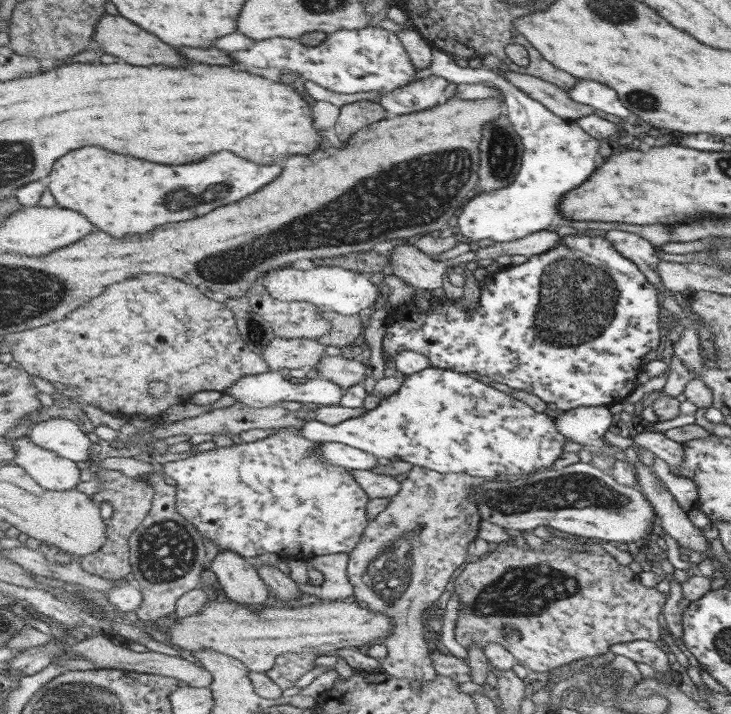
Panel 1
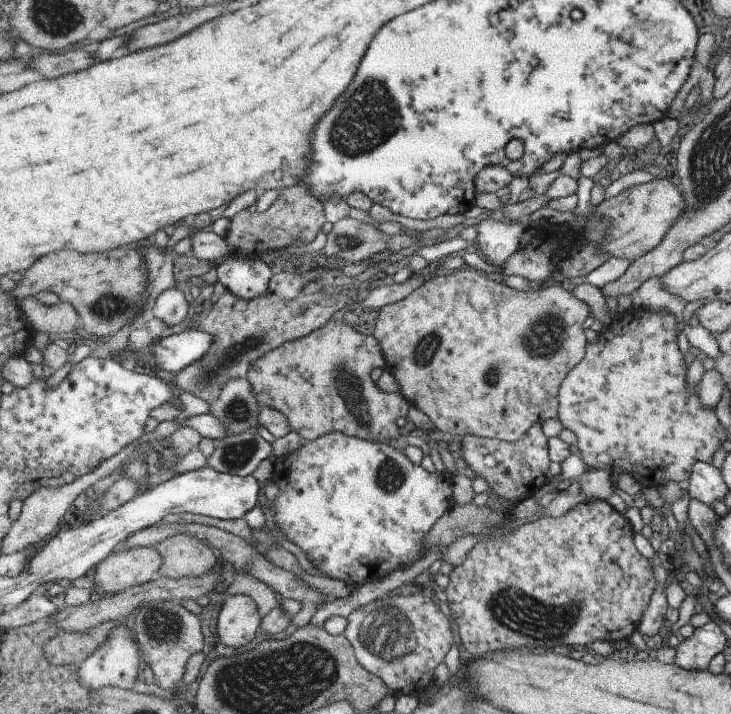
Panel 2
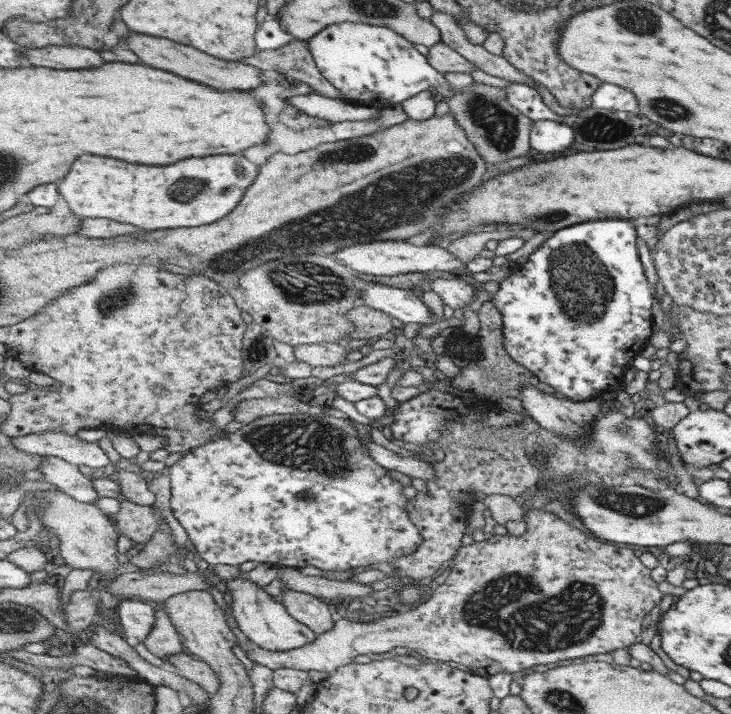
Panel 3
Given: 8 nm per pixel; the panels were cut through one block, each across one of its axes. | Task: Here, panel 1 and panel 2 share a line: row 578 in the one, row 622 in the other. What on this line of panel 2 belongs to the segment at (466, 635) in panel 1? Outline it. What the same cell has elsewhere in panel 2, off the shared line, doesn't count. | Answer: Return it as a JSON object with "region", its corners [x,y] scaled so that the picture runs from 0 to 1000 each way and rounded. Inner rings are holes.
{"region":[[[799,700],[789,704],[770,723],[751,725],[748,723],[732,728],[729,732],[721,732],[711,737],[700,746],[692,746],[677,755],[661,756],[650,762],[640,772],[639,782],[632,791],[620,796],[614,804],[614,817],[611,822],[601,832],[610,838],[616,850],[616,863],[620,866],[631,899],[636,905],[639,913],[654,917],[669,915],[672,912],[688,910],[691,908],[714,908],[718,912],[751,912],[748,908],[759,908],[759,905],[803,905],[814,896],[828,896],[828,899],[850,899],[859,896],[860,891],[869,885],[877,860],[882,857],[888,838],[896,826],[896,811],[891,800],[891,789],[888,783],[881,782],[871,768],[866,765],[866,748],[863,748],[863,737],[855,724],[847,723],[830,702],[808,702]]]}

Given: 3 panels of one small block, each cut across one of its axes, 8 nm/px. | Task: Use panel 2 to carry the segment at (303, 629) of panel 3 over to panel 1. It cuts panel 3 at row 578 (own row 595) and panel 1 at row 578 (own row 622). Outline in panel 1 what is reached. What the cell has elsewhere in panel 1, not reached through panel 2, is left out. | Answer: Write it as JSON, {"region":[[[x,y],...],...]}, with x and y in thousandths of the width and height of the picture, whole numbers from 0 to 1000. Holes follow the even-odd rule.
{"region":[[[302,769],[283,794],[293,803],[302,836],[354,857],[368,838],[365,817],[343,784],[316,769]]]}

